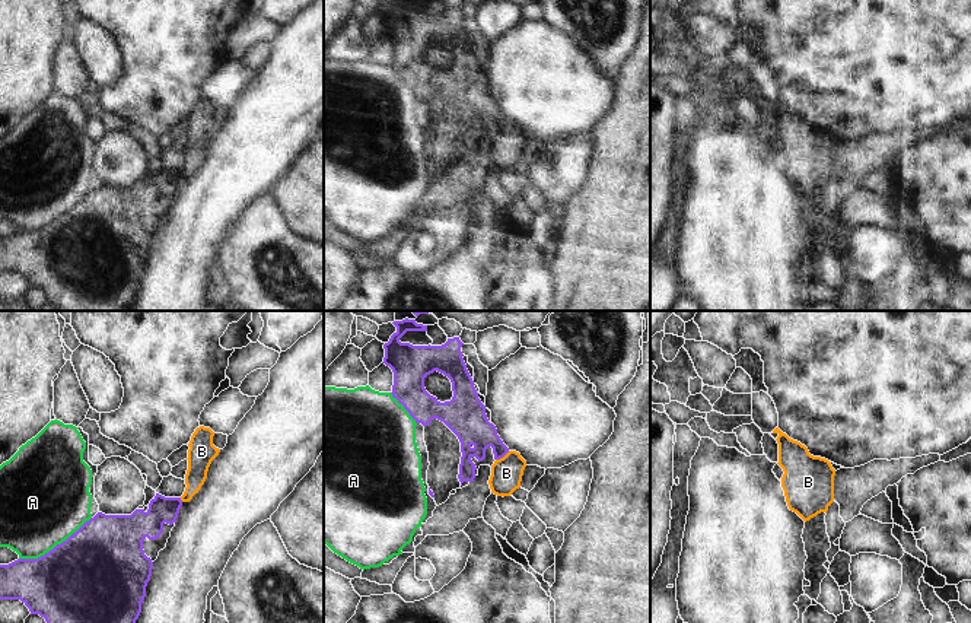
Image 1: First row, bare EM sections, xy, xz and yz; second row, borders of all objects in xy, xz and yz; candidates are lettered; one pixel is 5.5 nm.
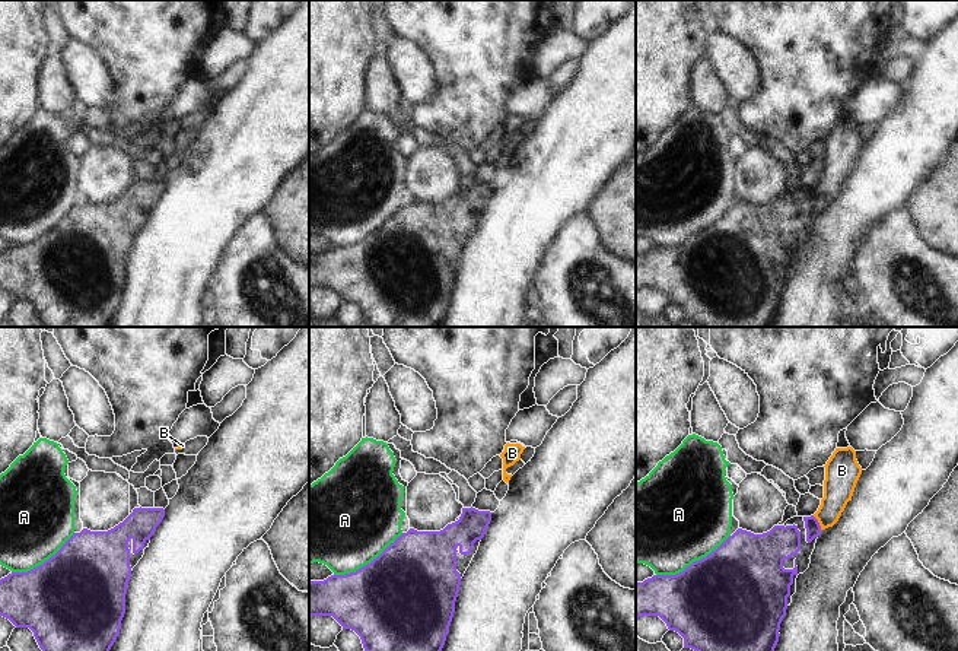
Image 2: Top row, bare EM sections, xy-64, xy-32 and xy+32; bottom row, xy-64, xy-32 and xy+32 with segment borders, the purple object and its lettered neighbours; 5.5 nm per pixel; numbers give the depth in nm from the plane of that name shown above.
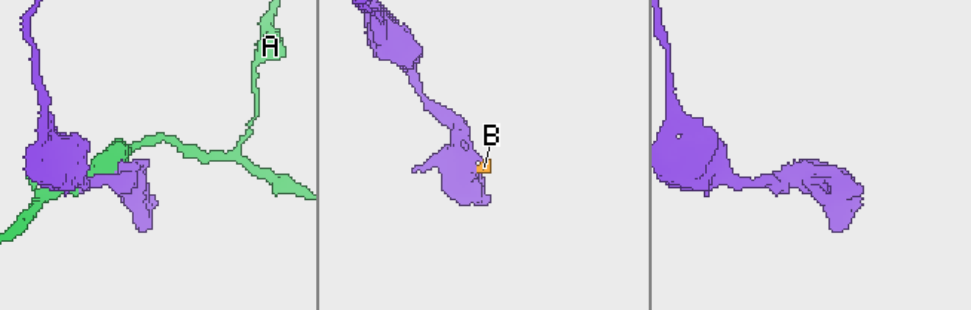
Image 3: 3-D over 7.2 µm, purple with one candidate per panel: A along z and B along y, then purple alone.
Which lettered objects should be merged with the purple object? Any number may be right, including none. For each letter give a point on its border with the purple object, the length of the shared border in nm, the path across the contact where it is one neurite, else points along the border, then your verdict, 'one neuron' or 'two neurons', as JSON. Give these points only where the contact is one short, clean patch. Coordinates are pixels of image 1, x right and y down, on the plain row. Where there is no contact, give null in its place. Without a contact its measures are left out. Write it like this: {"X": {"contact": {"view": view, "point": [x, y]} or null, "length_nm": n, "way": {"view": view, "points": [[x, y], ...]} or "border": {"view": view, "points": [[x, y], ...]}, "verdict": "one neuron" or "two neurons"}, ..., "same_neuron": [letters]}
{"A": {"contact": {"view": "xy", "point": [56, 219]}, "length_nm": 460, "verdict": "two neurons"}, "B": {"contact": {"view": "xz", "point": [502, 130]}, "length_nm": 90, "border": {"view": "xz", "points": [[509, 124], [496, 133]]}, "verdict": "two neurons"}, "same_neuron": []}

